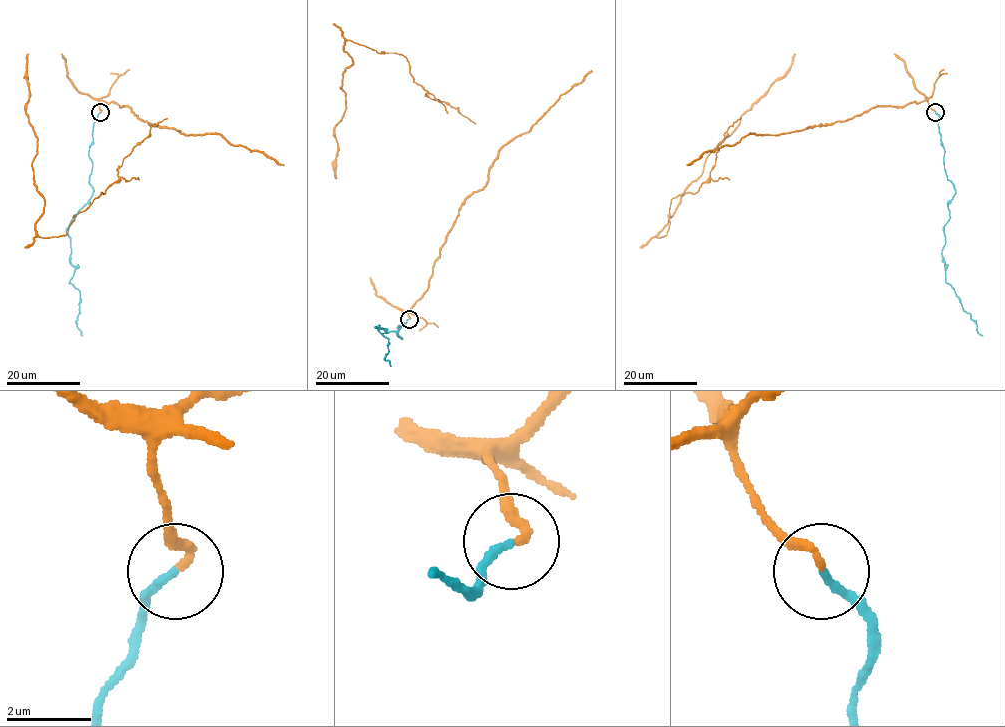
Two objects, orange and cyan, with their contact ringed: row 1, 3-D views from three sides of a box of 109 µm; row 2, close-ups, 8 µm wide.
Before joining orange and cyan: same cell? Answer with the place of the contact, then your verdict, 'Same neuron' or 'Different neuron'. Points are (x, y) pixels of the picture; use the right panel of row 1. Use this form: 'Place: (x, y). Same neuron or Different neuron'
Place: (935, 112). Same neuron

